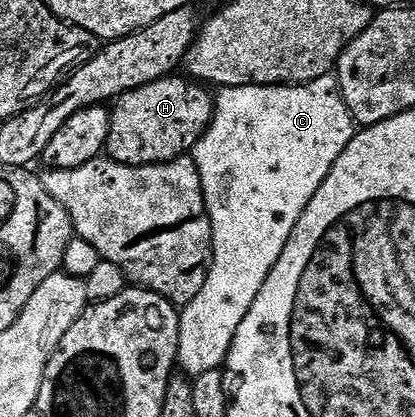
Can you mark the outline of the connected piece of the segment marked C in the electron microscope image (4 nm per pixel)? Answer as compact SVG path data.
M335 73L322 76L313 82L302 82L290 86L279 84L275 86L226 86L215 95L212 123L208 126L208 131L198 140L194 151L196 167L202 180L204 203L208 208L207 215L212 225L212 265L208 268L206 284L202 284L202 292L198 292L198 296L194 296L194 300L190 300L190 304L186 304L179 311L178 366L189 379L196 379L204 372L219 370L227 363L232 341L238 332L238 324L242 324L242 320L246 318L246 312L250 312L250 304L258 300L258 292L262 292L262 284L266 284L266 276L270 276L274 264L278 264L278 256L282 256L282 248L286 248L286 240L290 240L302 212L306 212L306 204L314 200L314 192L322 188L322 180L330 176L330 168L334 168L334 160L338 160L338 156L346 152L346 144L350 144L357 129L356 123L352 120L350 108L346 108L346 100L342 96L340 81L336 79Z

